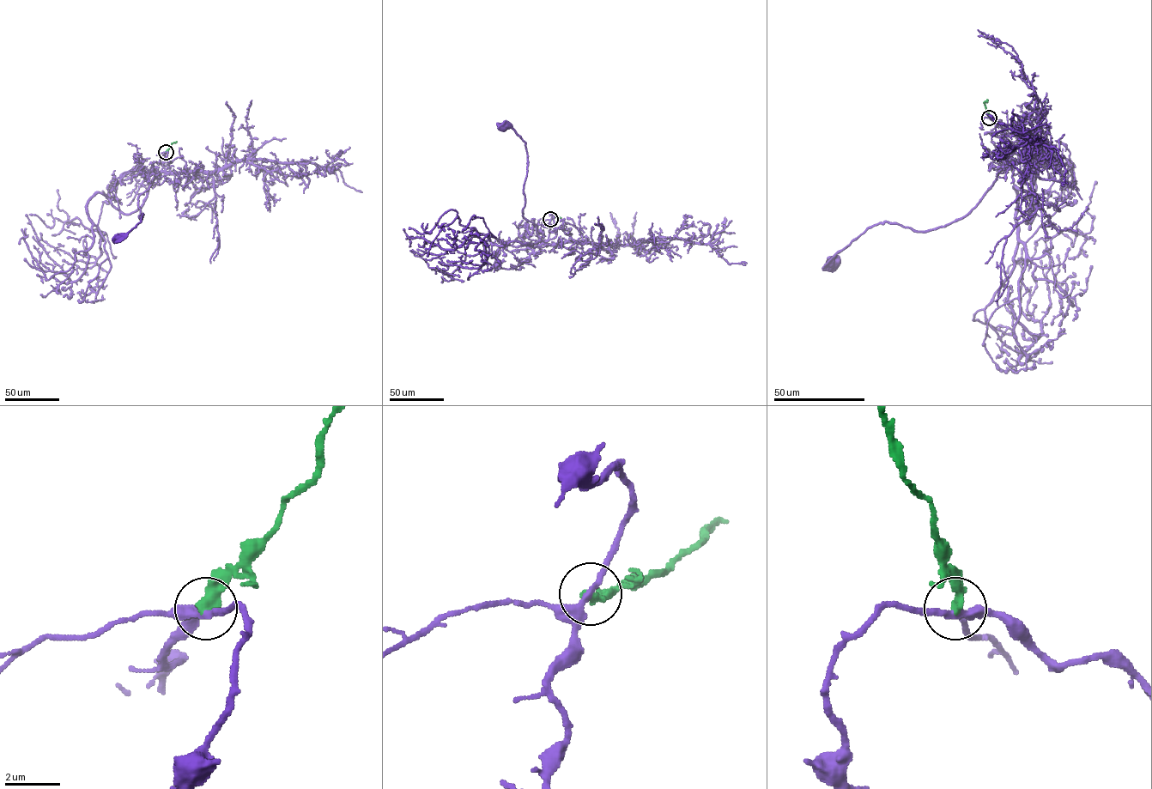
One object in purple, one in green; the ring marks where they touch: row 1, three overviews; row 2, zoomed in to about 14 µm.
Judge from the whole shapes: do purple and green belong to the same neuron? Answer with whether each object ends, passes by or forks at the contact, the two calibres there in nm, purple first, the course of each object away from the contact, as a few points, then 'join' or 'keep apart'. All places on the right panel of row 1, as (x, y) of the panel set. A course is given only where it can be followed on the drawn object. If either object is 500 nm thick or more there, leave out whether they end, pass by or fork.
purple passes by | green ends | 260/360 nm | purple via (989, 118), (1021, 130), (1033, 148), (1003, 167), (967, 214), (928, 230), (879, 222), (834, 256), (833, 263) | green via (989, 117), (985, 105), (987, 100) | keep apart

